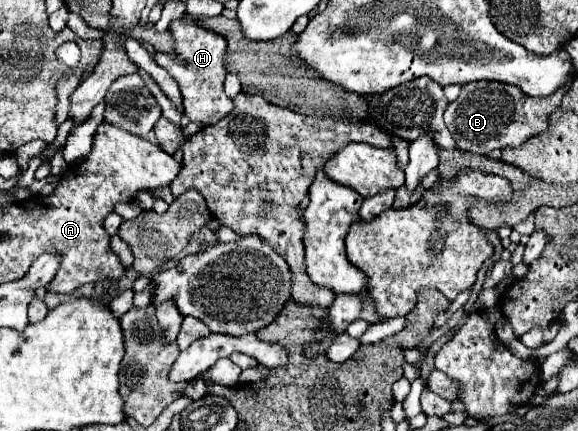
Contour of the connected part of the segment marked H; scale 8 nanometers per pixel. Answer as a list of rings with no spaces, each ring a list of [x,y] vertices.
[[[175,19],[169,29],[173,31],[175,37],[175,57],[169,57],[165,53],[157,53],[155,61],[169,71],[169,75],[177,81],[181,95],[183,95],[183,115],[193,121],[205,125],[213,125],[219,119],[223,119],[231,107],[233,101],[225,95],[223,91],[223,81],[225,81],[225,67],[223,67],[223,57],[227,43],[223,41],[221,35],[215,35],[213,31],[197,27],[189,19]]]

